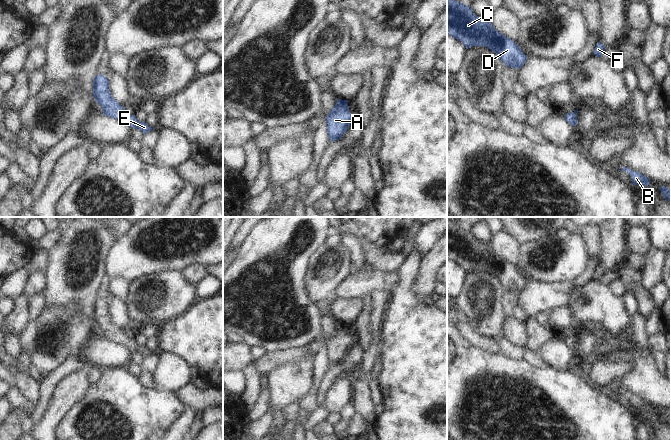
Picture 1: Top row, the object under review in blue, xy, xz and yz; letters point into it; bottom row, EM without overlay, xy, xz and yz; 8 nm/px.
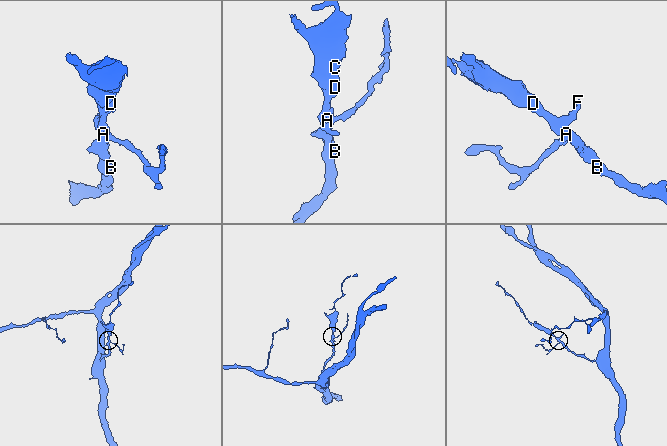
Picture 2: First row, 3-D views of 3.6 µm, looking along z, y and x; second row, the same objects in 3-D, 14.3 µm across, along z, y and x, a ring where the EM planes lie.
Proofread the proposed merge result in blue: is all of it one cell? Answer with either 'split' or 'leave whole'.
leave whole

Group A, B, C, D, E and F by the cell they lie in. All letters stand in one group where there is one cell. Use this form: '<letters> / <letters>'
A B C D E F

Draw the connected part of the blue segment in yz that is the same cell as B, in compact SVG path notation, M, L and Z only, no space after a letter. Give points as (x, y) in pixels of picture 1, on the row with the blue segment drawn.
M627 167L621 168L621 171L627 171L630 174L632 178L632 184L634 185L648 186L650 183L650 179L642 175L640 172L633 171Z

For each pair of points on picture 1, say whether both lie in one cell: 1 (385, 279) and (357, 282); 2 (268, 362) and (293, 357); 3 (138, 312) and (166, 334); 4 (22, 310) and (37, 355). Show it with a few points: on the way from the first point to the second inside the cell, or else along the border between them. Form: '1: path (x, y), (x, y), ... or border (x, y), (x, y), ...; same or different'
1: path (378, 280), (364, 282); same
2: path (274, 360), (287, 357); same
3: border (184, 311), (164, 324); different
4: border (28, 319), (16, 334); different

